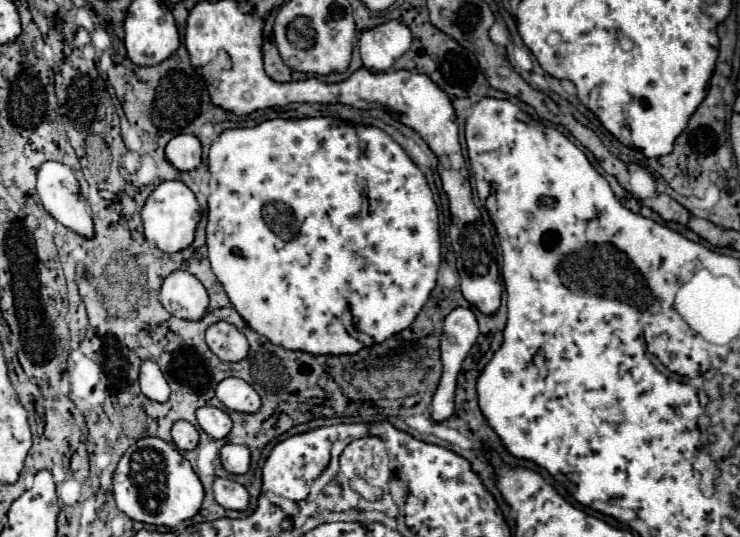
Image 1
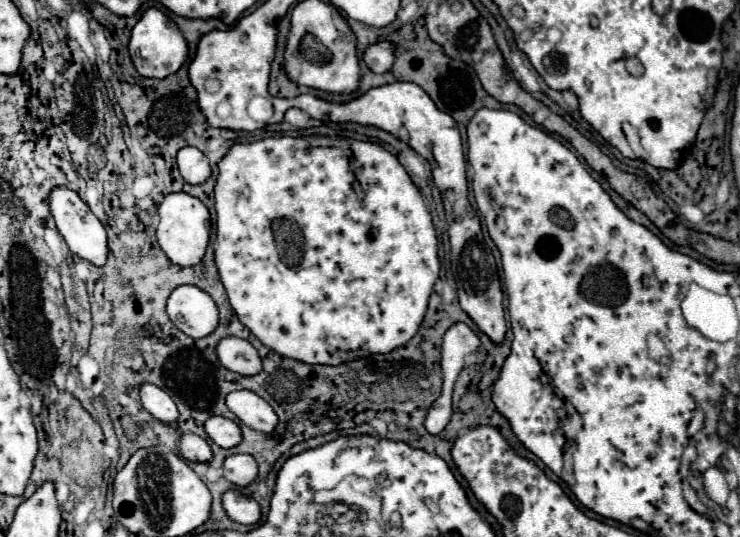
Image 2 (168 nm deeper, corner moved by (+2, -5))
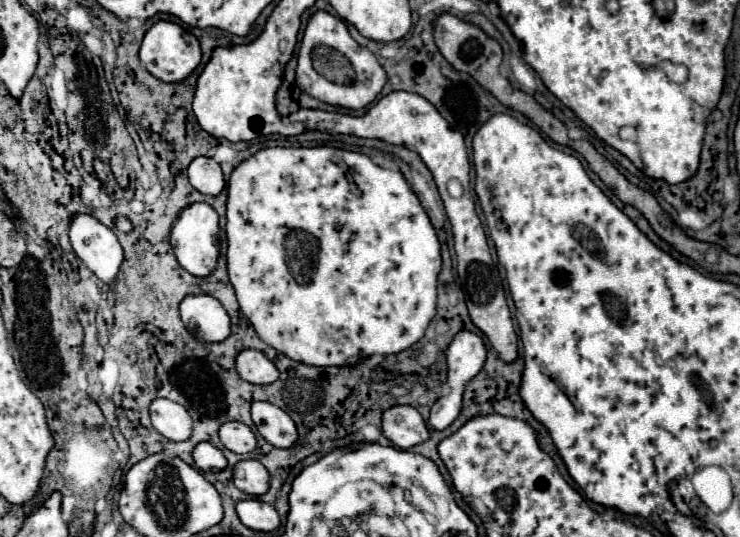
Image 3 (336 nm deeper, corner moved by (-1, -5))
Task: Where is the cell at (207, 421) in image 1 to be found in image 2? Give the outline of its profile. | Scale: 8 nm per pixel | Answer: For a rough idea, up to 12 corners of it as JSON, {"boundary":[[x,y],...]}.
{"boundary":[[210,416],[206,434],[222,448],[242,440],[238,424]]}

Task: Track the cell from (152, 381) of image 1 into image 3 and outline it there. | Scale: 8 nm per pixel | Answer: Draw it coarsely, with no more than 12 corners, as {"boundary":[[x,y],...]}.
{"boundary":[[171,400],[151,404],[151,424],[171,442],[191,436],[189,412]]}

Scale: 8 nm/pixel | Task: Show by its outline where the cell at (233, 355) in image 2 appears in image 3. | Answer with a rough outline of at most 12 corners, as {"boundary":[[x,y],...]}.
{"boundary":[[259,350],[237,356],[237,372],[251,384],[273,384],[275,364]]}

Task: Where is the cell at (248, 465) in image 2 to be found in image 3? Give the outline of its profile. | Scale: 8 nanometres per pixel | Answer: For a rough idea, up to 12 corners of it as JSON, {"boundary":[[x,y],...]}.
{"boundary":[[243,460],[233,482],[249,496],[263,496],[269,472],[259,460]]}

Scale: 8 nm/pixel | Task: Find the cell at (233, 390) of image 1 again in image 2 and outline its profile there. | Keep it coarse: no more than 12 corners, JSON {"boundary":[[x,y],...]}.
{"boundary":[[248,390],[226,396],[226,406],[246,426],[272,432],[278,416]]}

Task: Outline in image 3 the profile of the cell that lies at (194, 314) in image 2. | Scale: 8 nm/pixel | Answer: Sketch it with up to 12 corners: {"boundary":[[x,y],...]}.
{"boundary":[[207,294],[181,302],[185,328],[201,342],[223,342],[231,320]]}

